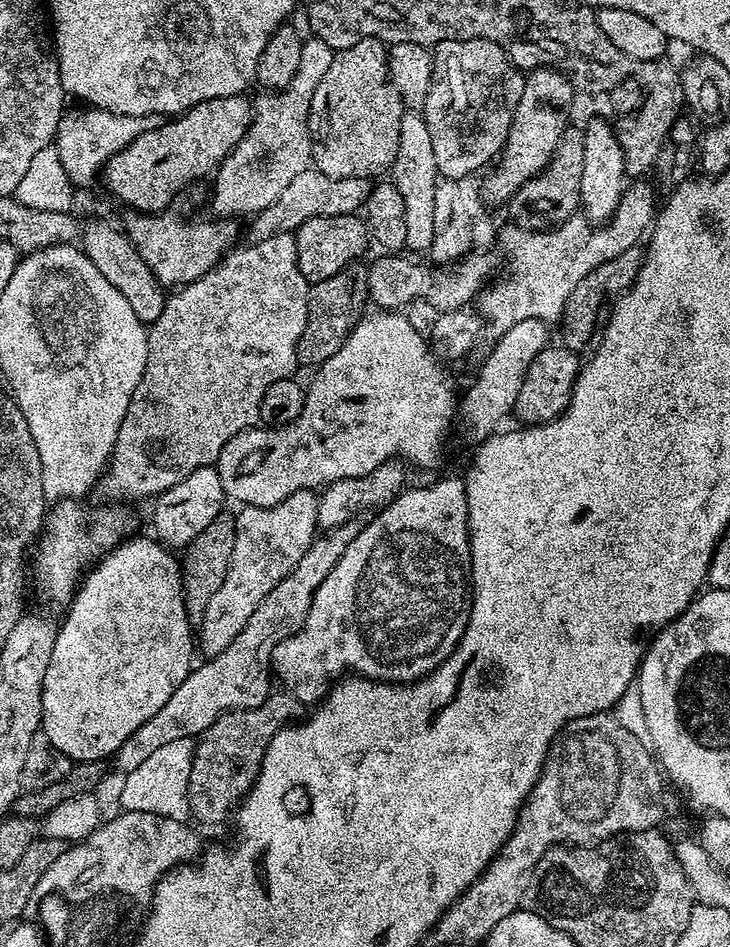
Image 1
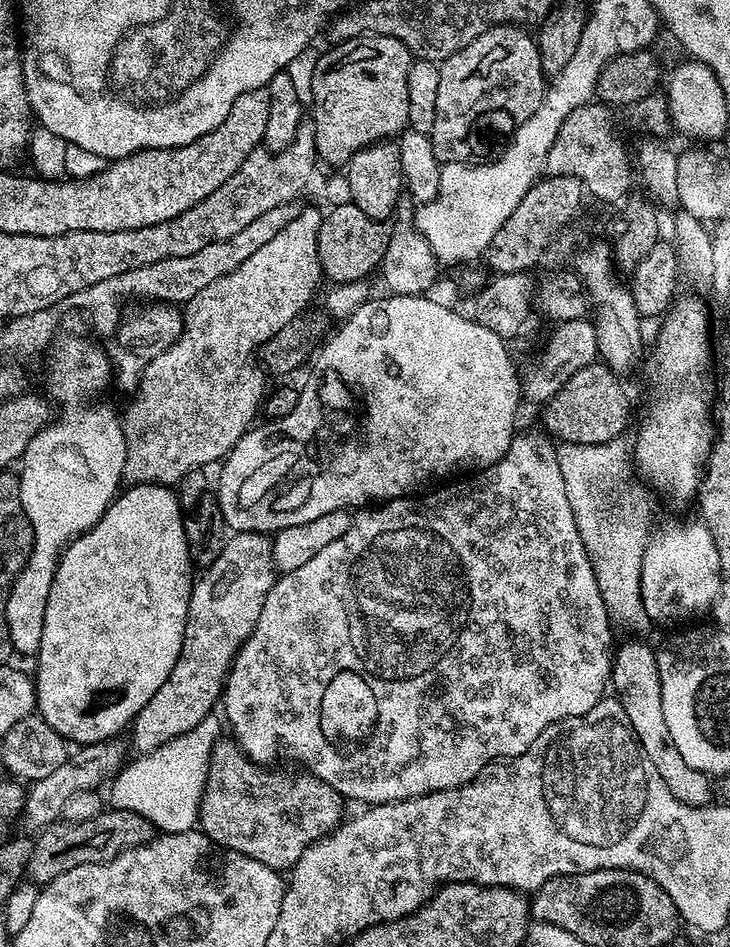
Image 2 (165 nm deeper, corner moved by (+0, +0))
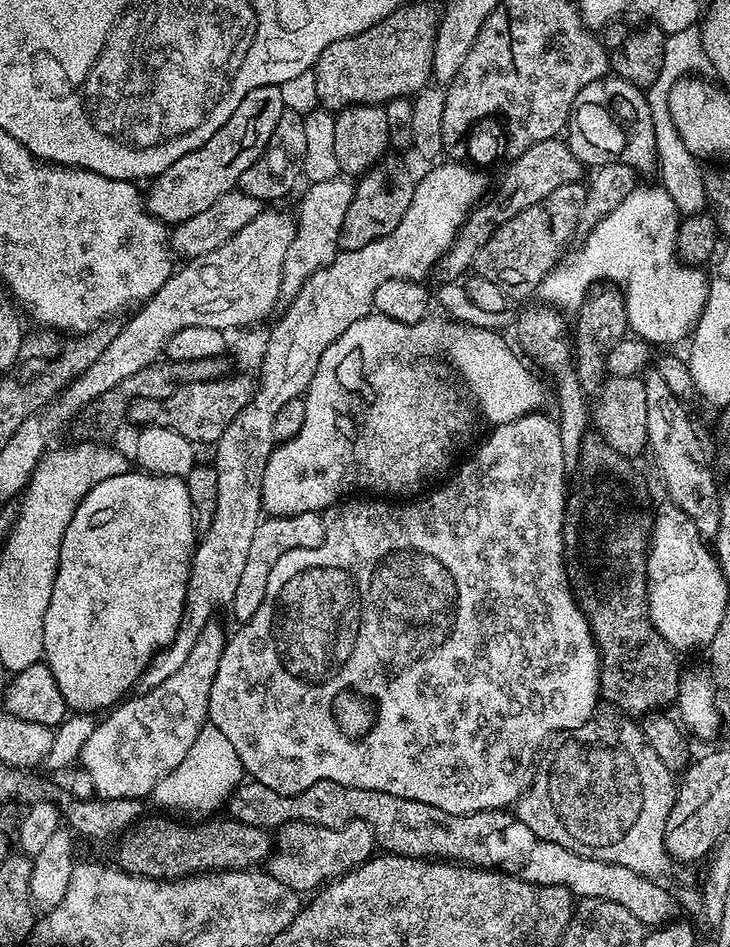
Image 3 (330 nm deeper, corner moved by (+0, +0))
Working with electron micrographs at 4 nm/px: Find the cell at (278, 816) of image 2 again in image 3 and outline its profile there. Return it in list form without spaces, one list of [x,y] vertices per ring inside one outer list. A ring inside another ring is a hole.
[[[291,820],[288,824],[281,824],[275,833],[274,851],[266,861],[266,871],[268,875],[278,878],[282,886],[290,886],[290,890],[297,894],[312,894],[333,878],[339,878],[372,859],[377,848],[374,830],[361,820],[350,822],[345,828],[323,828]]]

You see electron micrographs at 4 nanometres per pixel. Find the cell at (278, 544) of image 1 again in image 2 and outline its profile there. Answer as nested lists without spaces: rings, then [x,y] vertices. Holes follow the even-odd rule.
[[[237,532],[229,535],[228,545],[216,560],[192,585],[192,597],[186,618],[186,634],[182,654],[170,670],[170,678],[130,725],[132,744],[140,754],[153,752],[166,742],[194,730],[202,718],[213,715],[224,691],[228,670],[240,648],[262,614],[266,594],[278,579],[276,563],[272,560],[272,541],[263,532]]]

